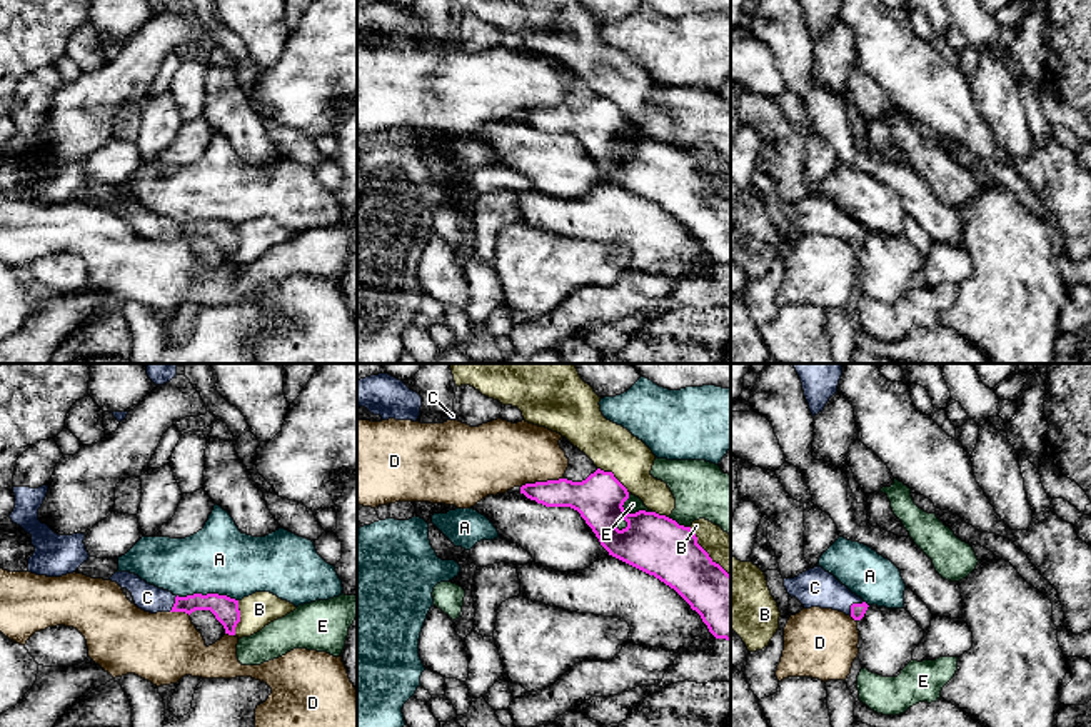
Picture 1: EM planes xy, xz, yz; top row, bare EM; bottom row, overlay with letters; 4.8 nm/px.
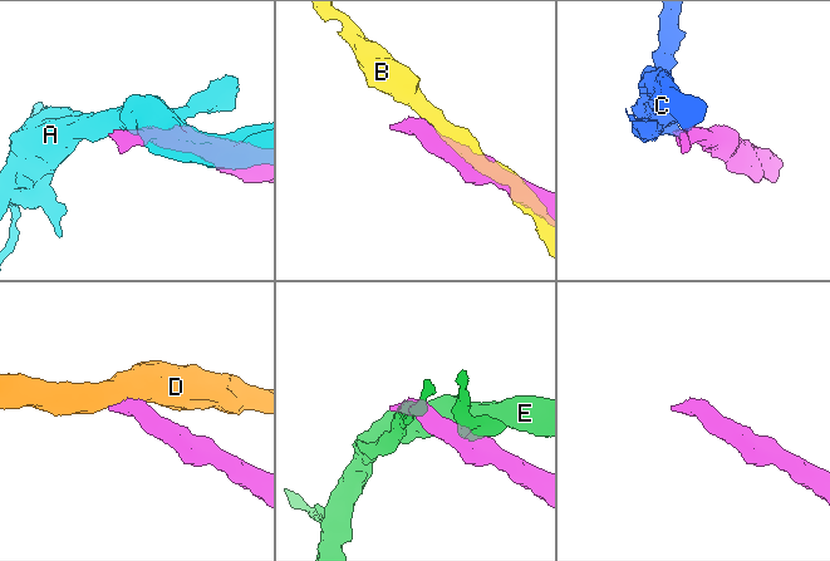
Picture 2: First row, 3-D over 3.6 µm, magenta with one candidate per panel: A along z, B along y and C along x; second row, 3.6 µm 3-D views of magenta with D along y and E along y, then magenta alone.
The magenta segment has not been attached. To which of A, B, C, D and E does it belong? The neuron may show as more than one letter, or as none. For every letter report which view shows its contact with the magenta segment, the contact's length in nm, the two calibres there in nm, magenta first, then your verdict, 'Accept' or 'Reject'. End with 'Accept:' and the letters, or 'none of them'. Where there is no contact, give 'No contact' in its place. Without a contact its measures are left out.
A: Touches magenta in xy. Shared border 300 nm. Thickness 120 nm (magenta) against 340 nm. Reject
B: Touches magenta in xz. Shared border 200 nm. Thickness 240 nm (magenta) against 220 nm. Reject
C: Touches magenta in yz. Shared border 100 nm. Thickness 70 nm (magenta) against 190 nm. Accept
D: Touches magenta in xz. Shared border 220 nm. Thickness 180 nm (magenta) against 340 nm. Reject
E: Touches magenta in xz. Shared border 160 nm. Thickness 280 nm (magenta) against 80 nm. Reject
Accept: C

